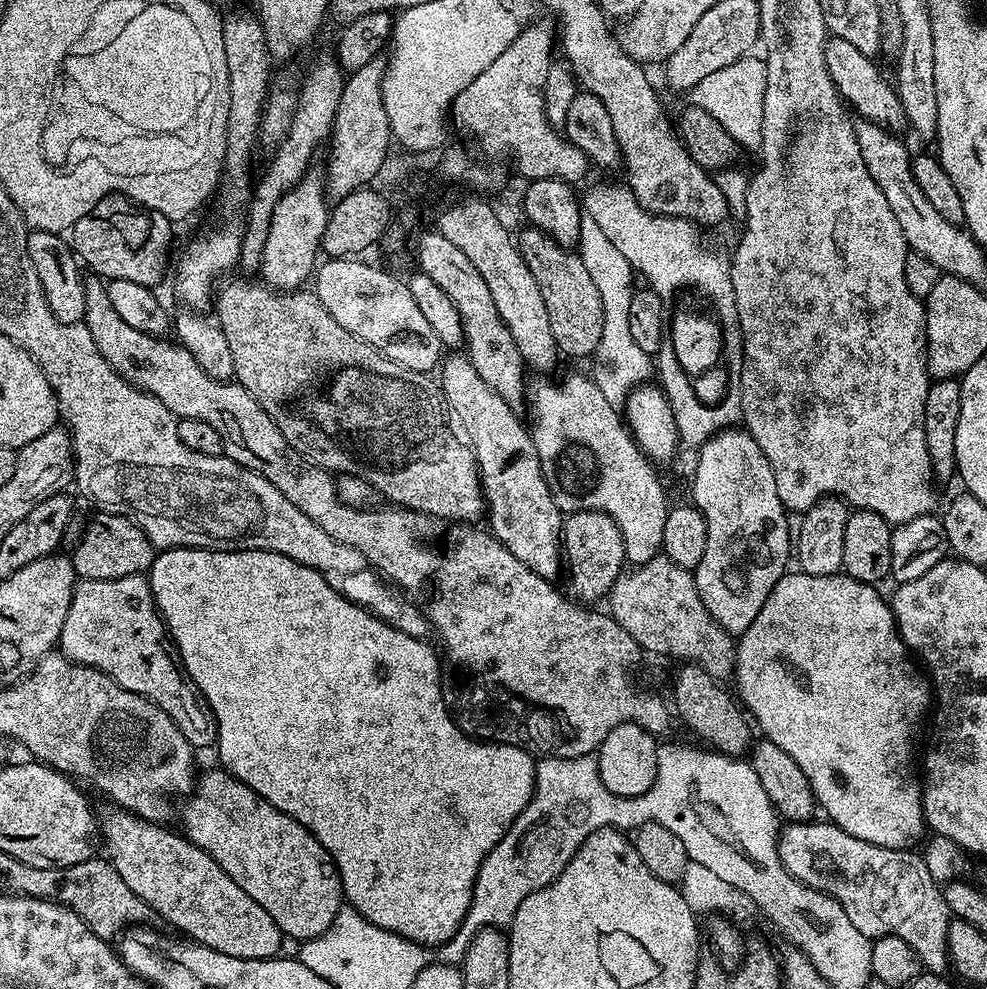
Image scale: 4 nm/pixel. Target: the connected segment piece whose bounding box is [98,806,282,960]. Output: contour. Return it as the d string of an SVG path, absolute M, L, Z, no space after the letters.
M108 806L108 809L98 816L98 832L102 837L102 844L108 847L107 859L122 874L122 882L142 898L152 907L153 913L157 917L161 916L168 924L173 924L177 928L177 933L183 934L189 941L206 946L210 950L218 950L222 954L230 954L230 958L246 958L247 960L271 960L277 955L282 941L280 927L198 846L194 846L188 837L179 831L171 832L168 826L160 822L141 820L140 817L125 812L122 808Z

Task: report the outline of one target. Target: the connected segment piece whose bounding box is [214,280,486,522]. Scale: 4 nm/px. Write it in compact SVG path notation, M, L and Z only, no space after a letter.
M232 280L229 284L223 284L219 285L218 291L215 293L214 309L216 308L217 314L215 313L215 315L218 317L222 334L226 334L226 342L230 342L230 354L234 358L232 374L235 383L241 384L258 402L258 406L262 406L262 410L266 410L266 414L270 414L270 418L276 423L278 430L282 430L282 434L291 448L298 450L307 460L320 468L328 469L333 474L349 472L352 476L361 476L370 487L377 488L388 499L385 501L402 508L411 508L413 512L423 512L425 516L435 518L437 521L440 519L452 520L448 522L476 522L479 521L476 520L479 516L481 519L485 515L484 488L480 485L480 471L476 465L476 456L458 435L457 429L450 423L443 391L431 375L423 372L411 372L398 366L392 360L385 358L377 348L362 342L354 334L350 334L350 330L338 326L338 322L334 322L330 310L326 310L326 306L322 306L315 291L285 292L270 288L263 282L251 284L248 280Z

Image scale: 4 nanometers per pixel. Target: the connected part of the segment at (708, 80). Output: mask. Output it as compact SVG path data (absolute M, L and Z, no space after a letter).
M745 58L730 66L722 66L715 74L710 74L698 82L690 93L691 103L706 110L729 132L741 149L759 149L762 130L762 102L766 94L766 63L763 59Z

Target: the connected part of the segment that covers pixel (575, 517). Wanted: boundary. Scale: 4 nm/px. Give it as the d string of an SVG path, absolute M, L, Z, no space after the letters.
M598 510L567 513L564 518L562 556L566 561L566 576L568 572L567 591L588 606L595 605L595 600L603 601L626 568L624 539L622 530L618 530L618 522L614 522L610 514Z

